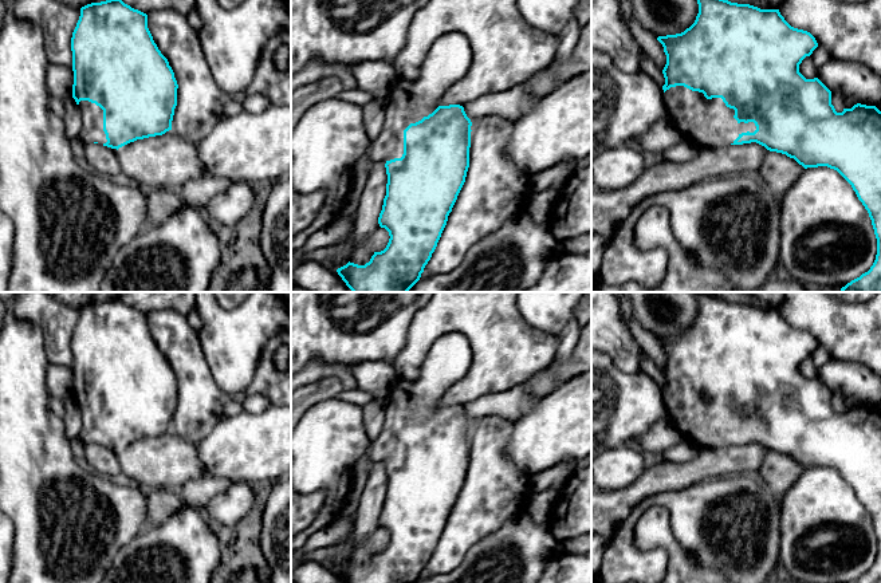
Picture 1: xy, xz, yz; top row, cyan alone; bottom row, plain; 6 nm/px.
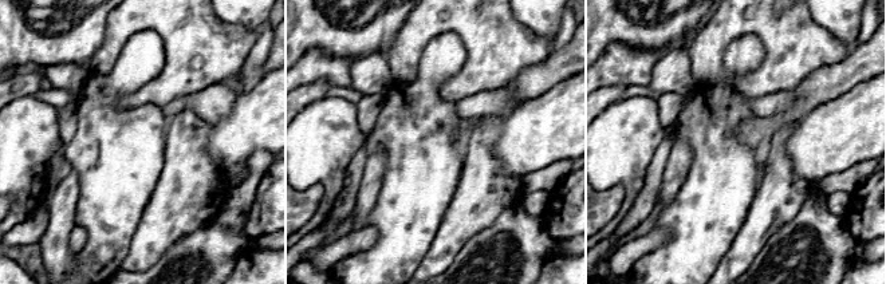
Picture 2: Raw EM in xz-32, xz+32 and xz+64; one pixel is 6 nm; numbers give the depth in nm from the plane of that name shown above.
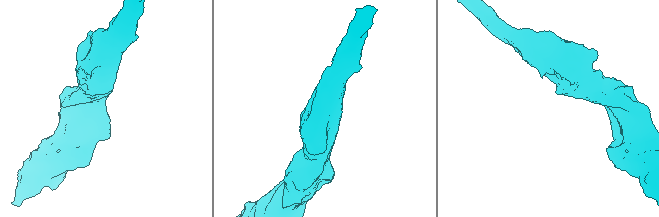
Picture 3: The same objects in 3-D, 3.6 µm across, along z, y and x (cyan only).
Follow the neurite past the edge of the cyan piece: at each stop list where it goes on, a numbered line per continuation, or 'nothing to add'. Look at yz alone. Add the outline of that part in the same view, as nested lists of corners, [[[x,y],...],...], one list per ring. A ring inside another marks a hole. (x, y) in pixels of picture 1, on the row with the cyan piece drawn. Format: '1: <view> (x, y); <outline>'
1: yz (708, 122); [[[684,86],[670,87],[664,92],[668,114],[684,139],[705,147],[721,147],[733,143],[742,133],[754,133],[754,122],[738,122],[735,110],[721,98],[707,99],[703,92]]]

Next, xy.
1: xy (91, 130); [[[80,101],[78,106],[83,118],[82,130],[78,138],[84,143],[106,143],[107,139],[103,131],[103,110],[89,101]]]

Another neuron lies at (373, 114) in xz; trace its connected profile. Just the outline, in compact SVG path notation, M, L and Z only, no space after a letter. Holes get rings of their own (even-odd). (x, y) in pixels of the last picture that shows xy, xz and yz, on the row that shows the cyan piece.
M374 98L366 107L362 109L362 119L365 131L373 142L378 138L384 127L384 98Z

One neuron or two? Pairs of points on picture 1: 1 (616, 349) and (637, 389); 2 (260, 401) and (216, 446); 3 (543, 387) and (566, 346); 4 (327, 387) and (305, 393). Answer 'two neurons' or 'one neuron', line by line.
1: two neurons
2: two neurons
3: two neurons
4: one neuron

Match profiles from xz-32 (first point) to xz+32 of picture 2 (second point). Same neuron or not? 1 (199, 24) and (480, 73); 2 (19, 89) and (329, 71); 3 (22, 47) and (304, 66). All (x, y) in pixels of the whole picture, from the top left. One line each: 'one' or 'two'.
1: one
2: two
3: two

